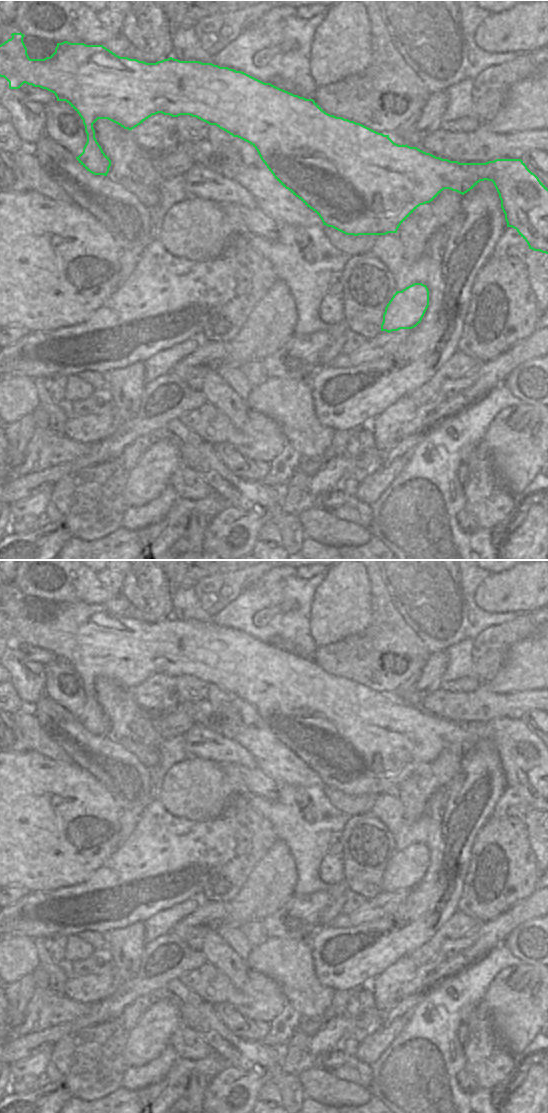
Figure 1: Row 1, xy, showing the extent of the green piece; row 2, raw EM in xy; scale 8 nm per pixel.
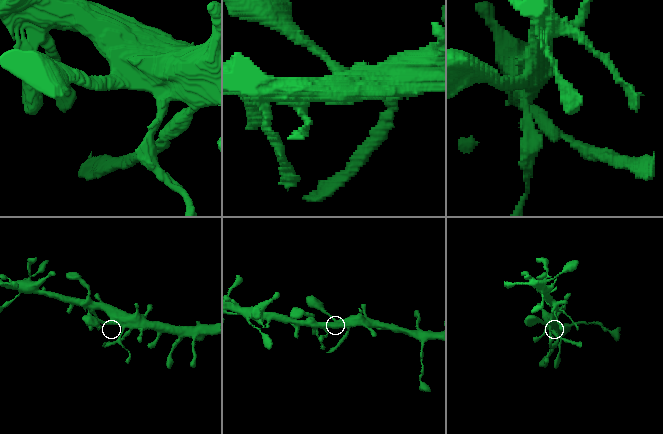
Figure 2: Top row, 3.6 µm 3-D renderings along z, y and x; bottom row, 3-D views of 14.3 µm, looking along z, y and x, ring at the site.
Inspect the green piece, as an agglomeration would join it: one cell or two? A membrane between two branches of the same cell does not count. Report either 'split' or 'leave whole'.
leave whole

